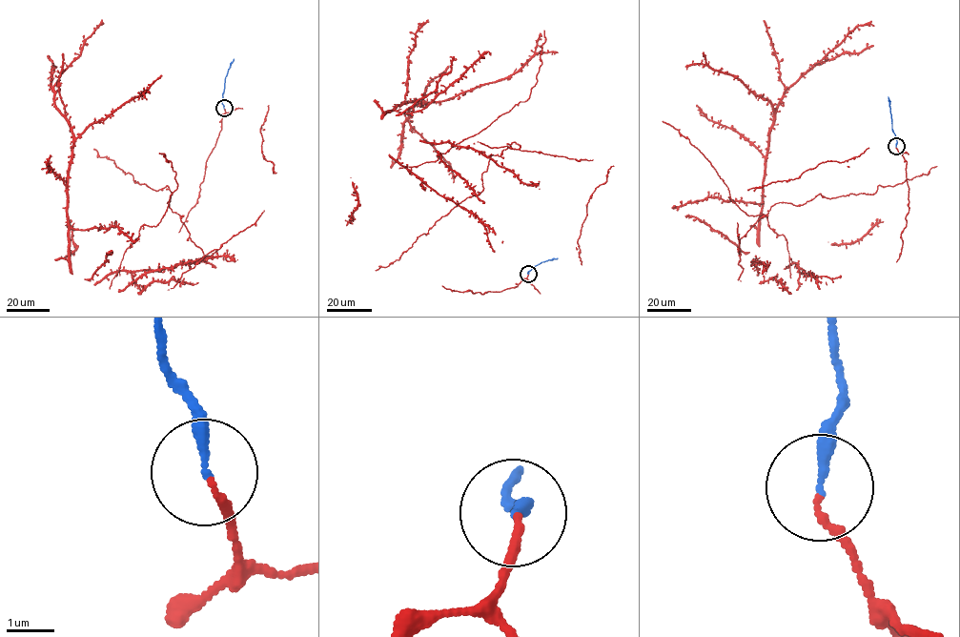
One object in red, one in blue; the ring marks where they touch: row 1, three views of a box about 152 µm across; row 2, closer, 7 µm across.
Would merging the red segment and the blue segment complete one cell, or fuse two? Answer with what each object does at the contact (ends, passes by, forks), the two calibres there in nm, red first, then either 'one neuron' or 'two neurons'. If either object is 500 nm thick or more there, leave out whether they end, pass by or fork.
red ends; blue ends; calibres 140 and 220 nm; one neuron

